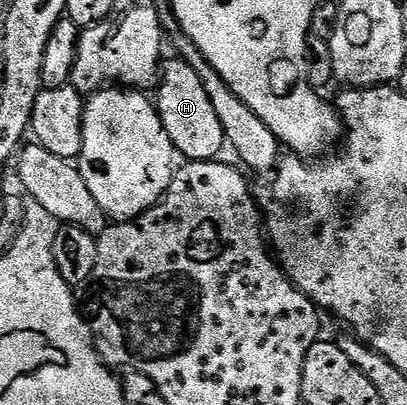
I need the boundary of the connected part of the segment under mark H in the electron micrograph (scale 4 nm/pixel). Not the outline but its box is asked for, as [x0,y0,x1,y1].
[155,59,227,162]

